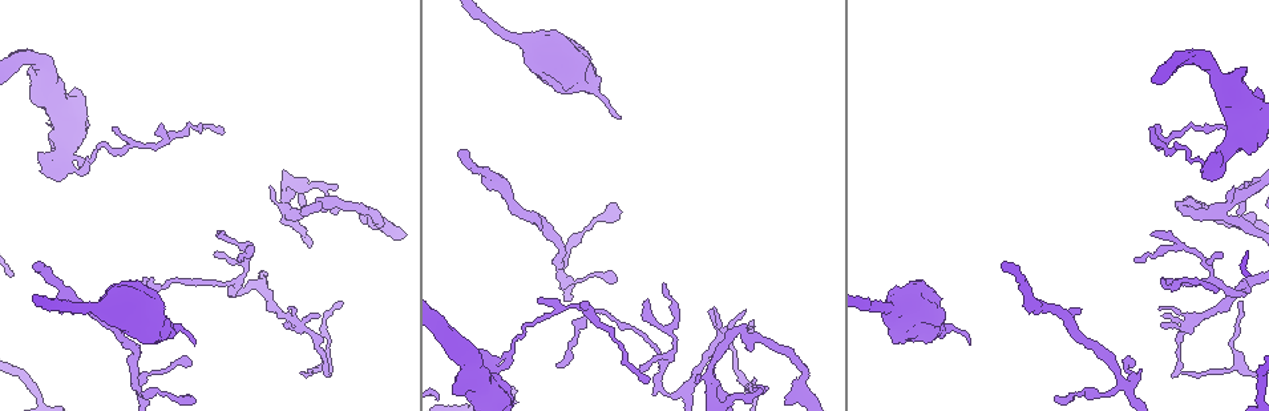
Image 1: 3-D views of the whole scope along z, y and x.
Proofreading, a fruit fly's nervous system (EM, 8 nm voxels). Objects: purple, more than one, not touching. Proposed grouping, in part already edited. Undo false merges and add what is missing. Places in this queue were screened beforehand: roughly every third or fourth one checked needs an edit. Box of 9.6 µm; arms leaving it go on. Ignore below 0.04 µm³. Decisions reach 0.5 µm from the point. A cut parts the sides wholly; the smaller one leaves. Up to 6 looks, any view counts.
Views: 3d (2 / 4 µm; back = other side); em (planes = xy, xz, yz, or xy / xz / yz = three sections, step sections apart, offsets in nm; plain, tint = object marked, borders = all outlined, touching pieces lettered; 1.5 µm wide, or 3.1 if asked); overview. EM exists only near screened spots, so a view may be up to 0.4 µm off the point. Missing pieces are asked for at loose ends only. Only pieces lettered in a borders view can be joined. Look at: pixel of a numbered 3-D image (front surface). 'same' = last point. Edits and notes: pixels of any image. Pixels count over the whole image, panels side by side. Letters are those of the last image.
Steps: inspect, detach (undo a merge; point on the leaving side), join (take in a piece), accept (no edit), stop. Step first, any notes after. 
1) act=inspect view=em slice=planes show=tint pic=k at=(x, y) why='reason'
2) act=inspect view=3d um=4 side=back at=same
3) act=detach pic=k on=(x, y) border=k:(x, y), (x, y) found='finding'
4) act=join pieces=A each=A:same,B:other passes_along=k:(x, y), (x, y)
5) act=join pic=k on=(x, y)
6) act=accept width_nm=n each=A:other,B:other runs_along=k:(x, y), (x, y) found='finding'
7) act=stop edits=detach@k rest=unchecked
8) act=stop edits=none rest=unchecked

act=inspect view=em slice=planes show=tint pic=1 at=(739, 330) why='sharp bend'

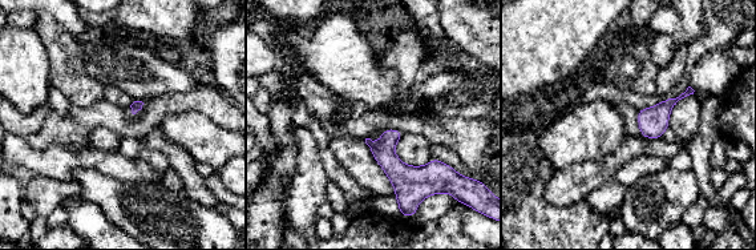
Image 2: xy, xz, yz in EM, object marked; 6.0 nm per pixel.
act=inspect view=em slice=planes show=borders at=same why='what lies round it'

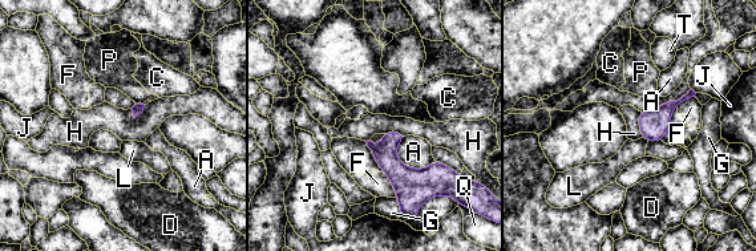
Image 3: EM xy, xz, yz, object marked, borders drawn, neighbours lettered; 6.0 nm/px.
act=accept longest_contact=A:260nm each=A:other,C:other,D:other,F:other,G:other,H:other,J:other,L:other,P:other,Q:other,T:other border=3:(639, 112), (639, 130), (643, 137) found='all the same cell'

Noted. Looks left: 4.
act=inspect view=3d um=2 side=back pic=1 at=(1007, 268) why='branch stops here'

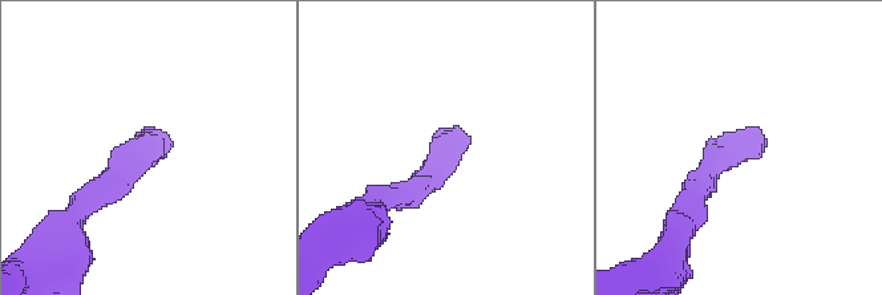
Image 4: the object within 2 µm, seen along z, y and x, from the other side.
act=inspect view=em slice=planes show=tint pic=4 at=(170, 142) why='need the tissue'

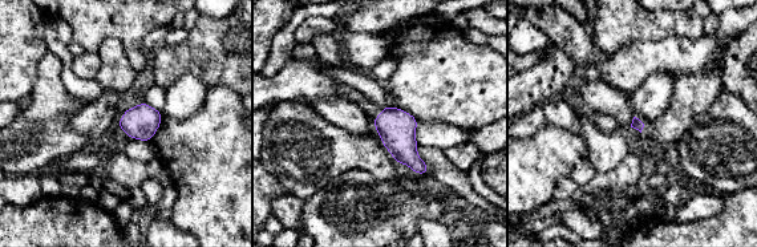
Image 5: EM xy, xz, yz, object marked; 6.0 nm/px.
act=inspect view=em slice=planes show=borders at=same why='see the neighbours'

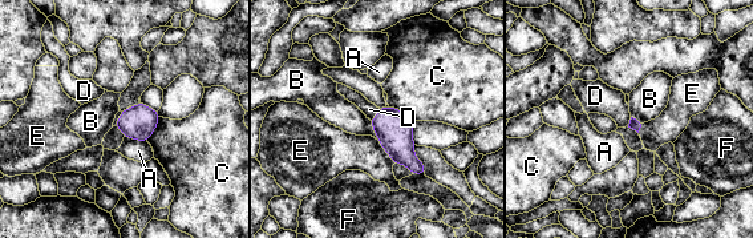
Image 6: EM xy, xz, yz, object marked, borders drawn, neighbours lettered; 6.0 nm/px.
act=join pieces=D each=A:other,B:other,C:other,D:same,E:other,F:other found='the cell continues'

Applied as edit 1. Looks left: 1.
act=inspect view=em slice=planes show=borders pic=1 at=(1131, 365) why='thin end'

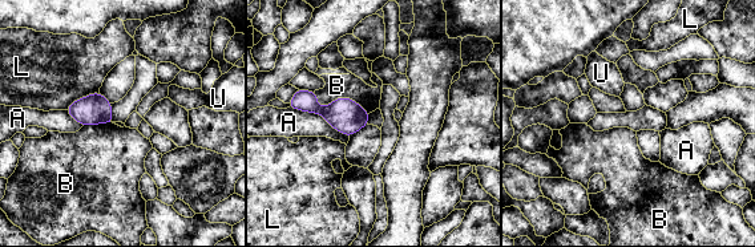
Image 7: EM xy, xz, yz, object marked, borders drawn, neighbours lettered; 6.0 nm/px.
act=accept width_nm=190 each=A:other,B:other,L:other,U:other border=7:(314, 92), (368, 113) found='no lettered piece goes on from it'

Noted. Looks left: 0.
act=stop edits=join@6 rest=unchecked

